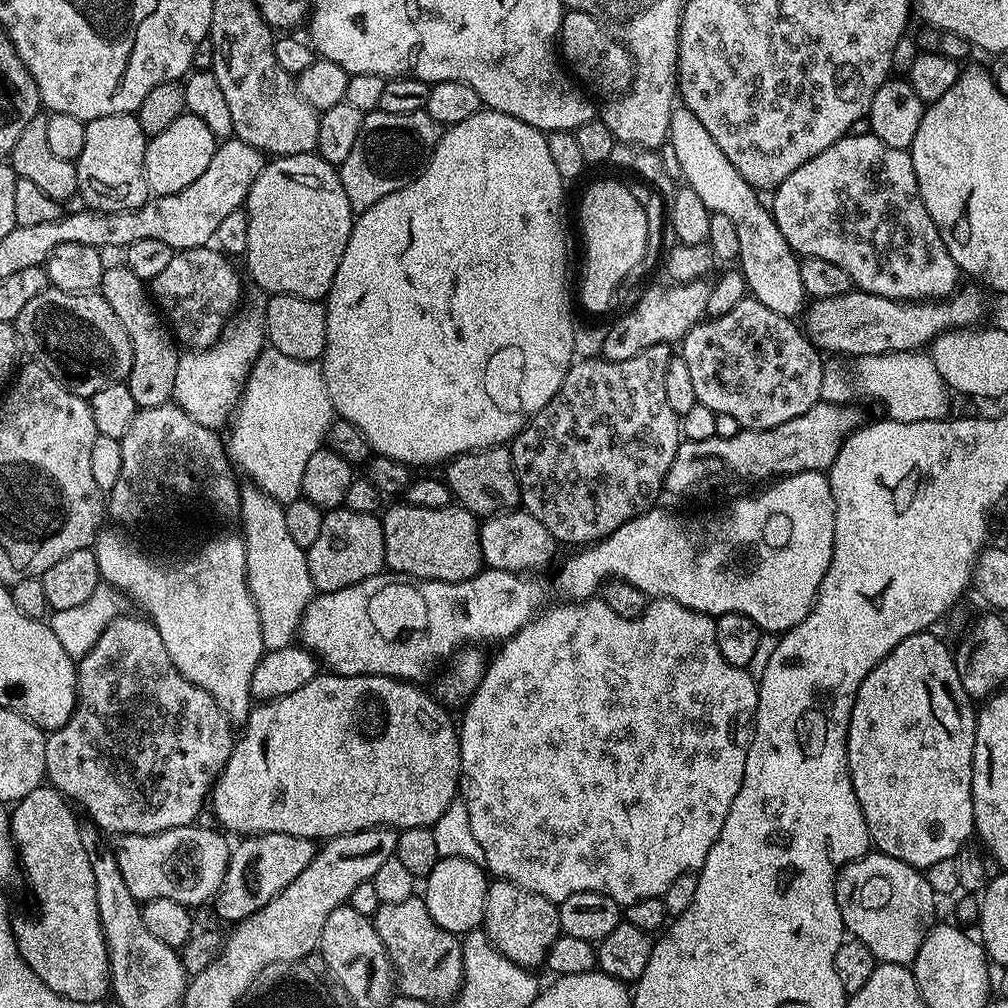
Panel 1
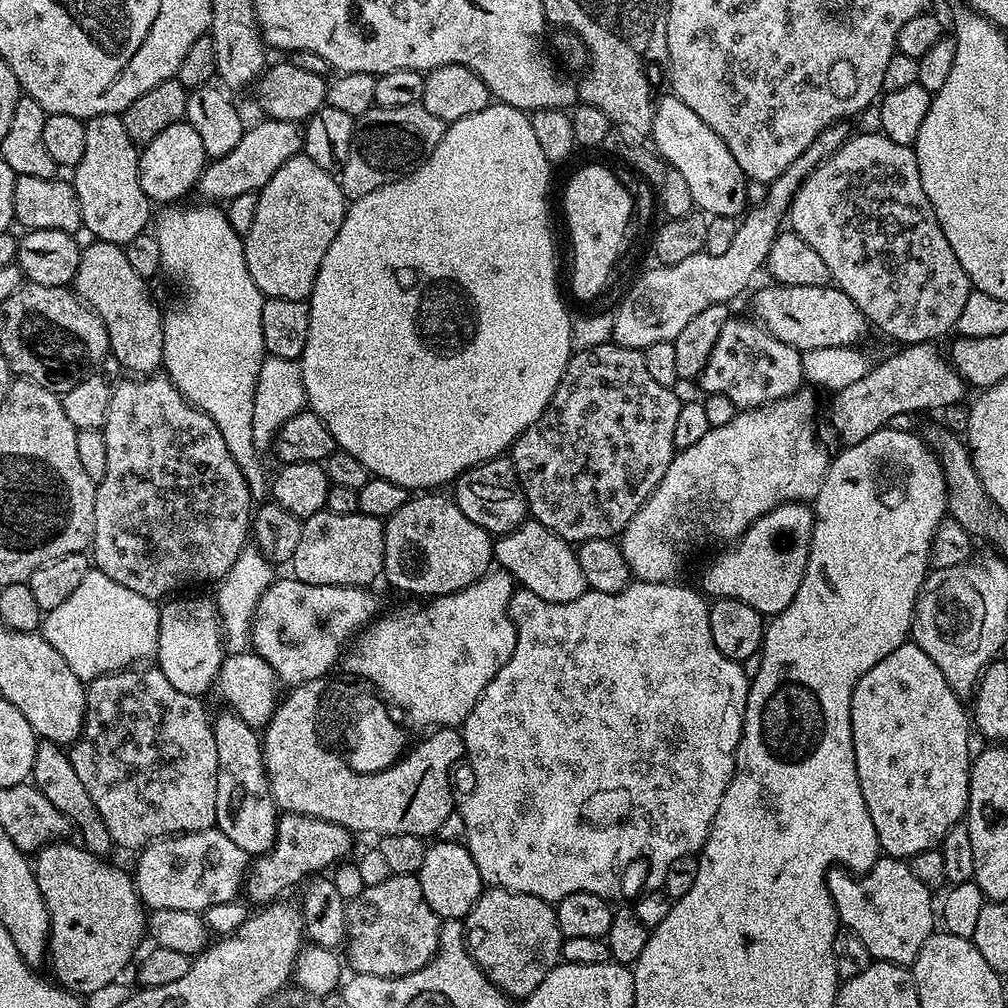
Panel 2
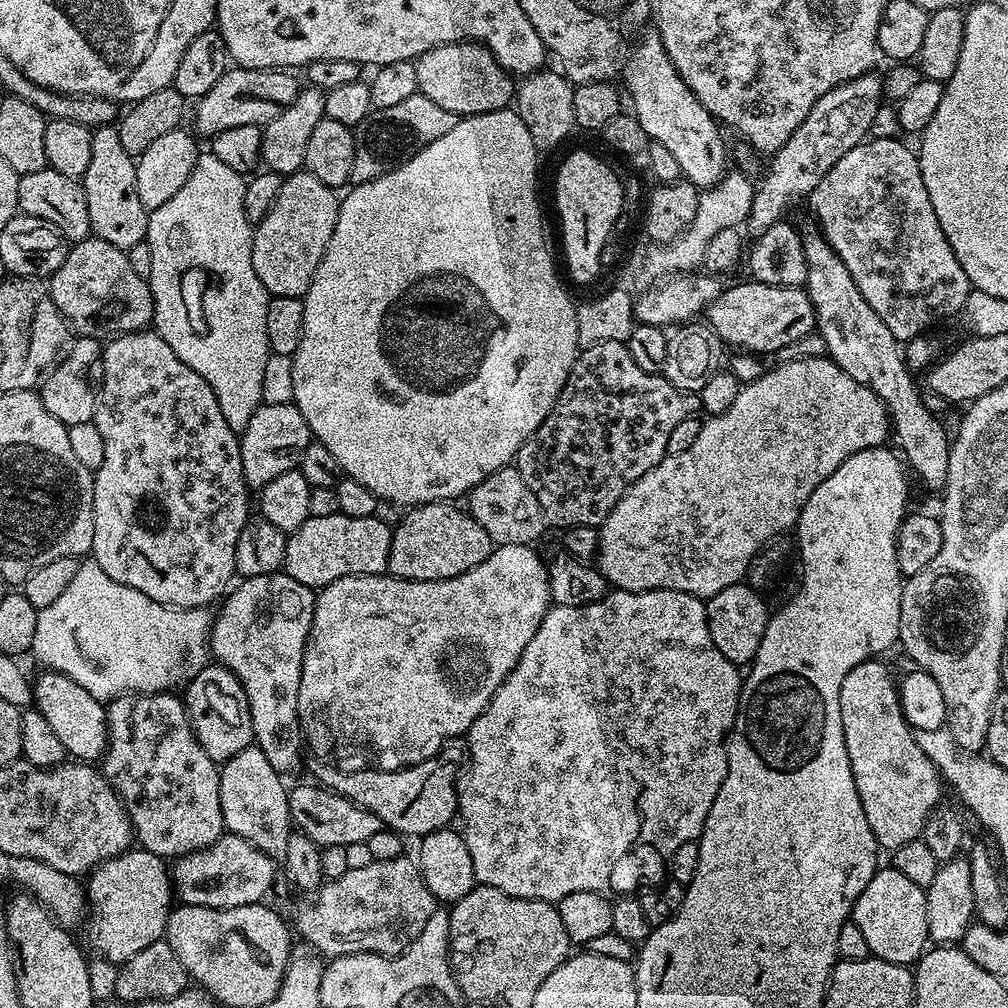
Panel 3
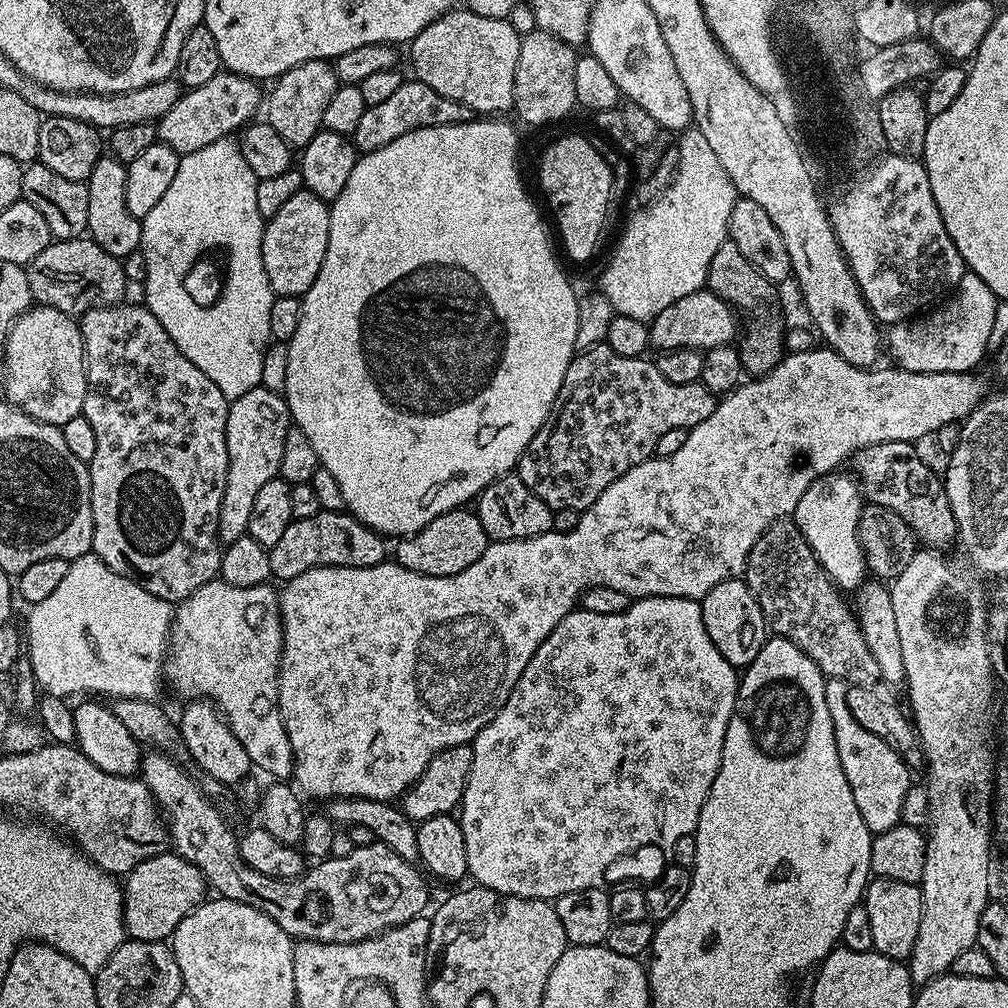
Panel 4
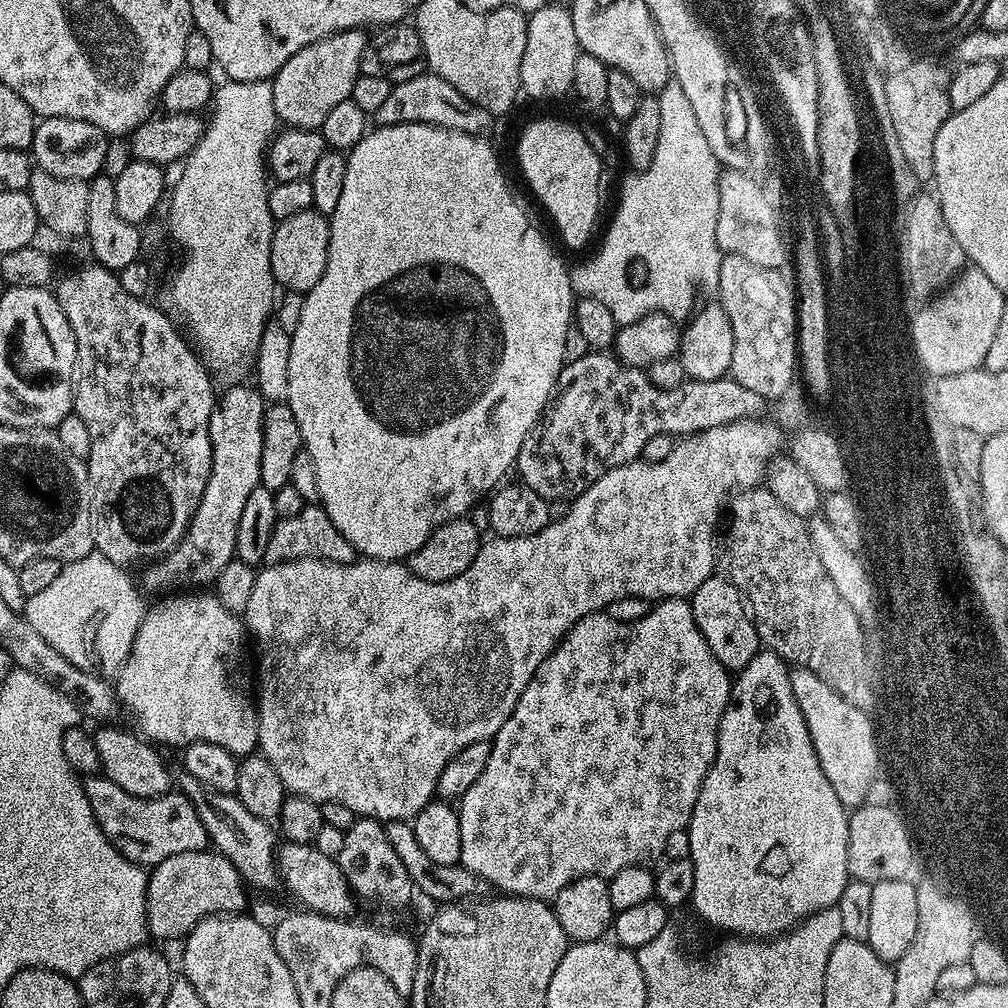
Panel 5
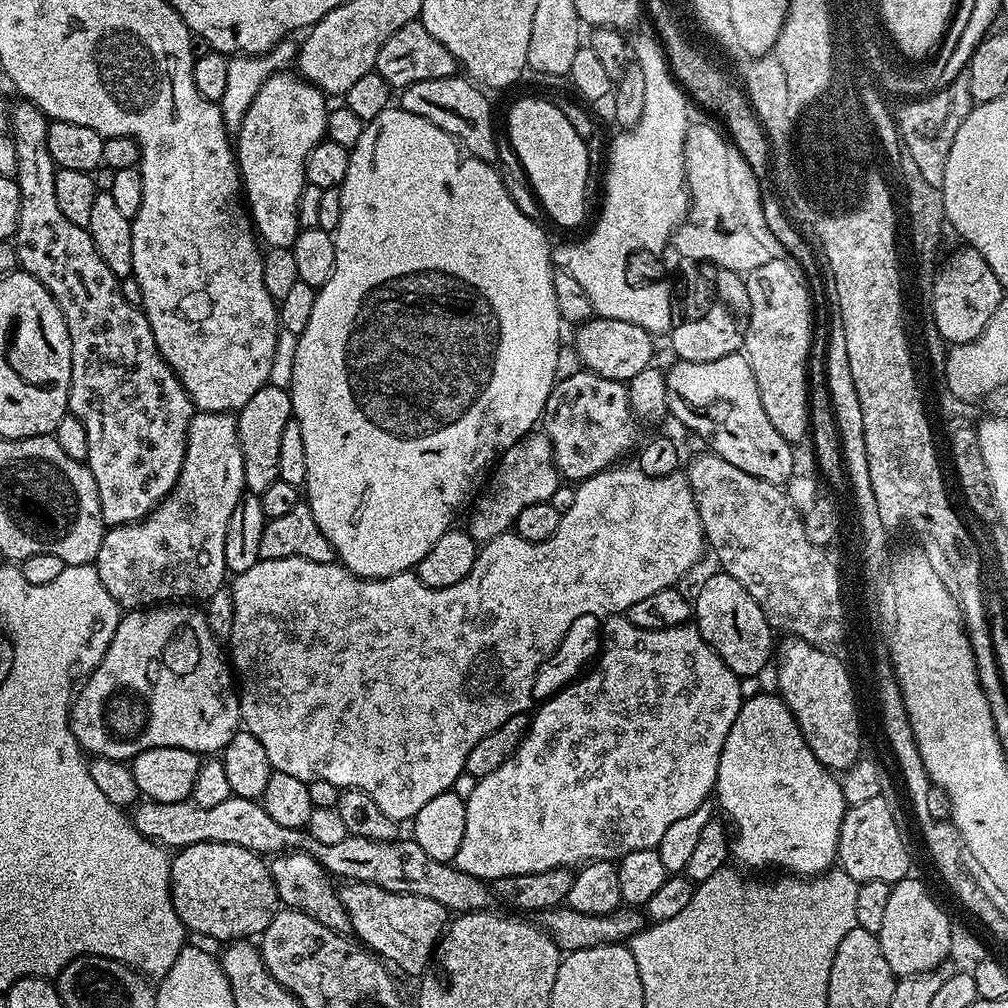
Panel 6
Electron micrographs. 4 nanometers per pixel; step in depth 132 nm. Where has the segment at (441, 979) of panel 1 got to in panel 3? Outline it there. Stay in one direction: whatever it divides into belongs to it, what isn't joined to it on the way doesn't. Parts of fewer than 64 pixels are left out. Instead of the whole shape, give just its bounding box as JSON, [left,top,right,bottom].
[294,855,438,958]

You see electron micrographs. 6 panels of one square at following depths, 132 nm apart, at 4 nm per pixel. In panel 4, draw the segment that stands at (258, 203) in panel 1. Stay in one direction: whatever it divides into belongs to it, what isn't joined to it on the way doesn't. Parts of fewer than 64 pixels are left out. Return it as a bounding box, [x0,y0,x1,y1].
[262,190,331,298]

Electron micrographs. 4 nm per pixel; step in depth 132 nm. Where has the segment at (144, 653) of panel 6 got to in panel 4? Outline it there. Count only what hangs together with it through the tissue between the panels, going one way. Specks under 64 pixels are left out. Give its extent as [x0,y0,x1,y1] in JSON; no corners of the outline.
[162,578,296,782]

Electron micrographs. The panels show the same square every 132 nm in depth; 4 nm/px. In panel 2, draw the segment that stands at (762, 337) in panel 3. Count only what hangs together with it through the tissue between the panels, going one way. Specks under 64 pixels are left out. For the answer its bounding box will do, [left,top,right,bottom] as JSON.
[751,283,869,353]

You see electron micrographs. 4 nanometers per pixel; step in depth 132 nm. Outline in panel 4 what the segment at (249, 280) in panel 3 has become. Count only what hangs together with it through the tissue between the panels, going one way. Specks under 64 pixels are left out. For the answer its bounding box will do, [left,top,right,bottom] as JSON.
[140,139,277,402]

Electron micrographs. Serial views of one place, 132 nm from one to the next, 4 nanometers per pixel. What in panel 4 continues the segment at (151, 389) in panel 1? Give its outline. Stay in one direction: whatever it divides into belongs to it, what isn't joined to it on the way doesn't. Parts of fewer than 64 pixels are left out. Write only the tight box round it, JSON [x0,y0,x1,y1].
[26,238,130,318]

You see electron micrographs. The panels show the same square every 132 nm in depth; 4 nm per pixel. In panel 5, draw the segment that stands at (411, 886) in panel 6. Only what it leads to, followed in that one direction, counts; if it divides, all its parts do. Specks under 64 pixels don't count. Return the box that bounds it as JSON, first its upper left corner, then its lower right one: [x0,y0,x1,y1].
[83,774,210,866]

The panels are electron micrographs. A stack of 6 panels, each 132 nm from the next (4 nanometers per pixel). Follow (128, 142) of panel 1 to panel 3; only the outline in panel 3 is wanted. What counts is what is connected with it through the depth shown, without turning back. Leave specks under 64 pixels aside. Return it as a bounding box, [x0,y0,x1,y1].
[82,126,149,250]

